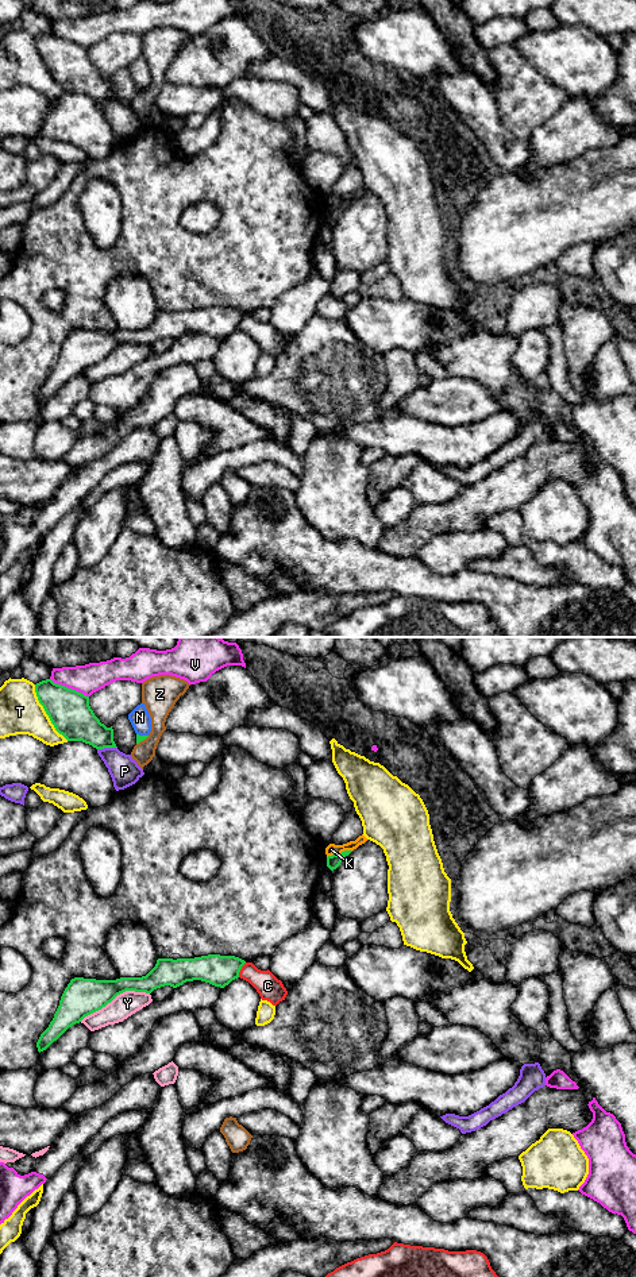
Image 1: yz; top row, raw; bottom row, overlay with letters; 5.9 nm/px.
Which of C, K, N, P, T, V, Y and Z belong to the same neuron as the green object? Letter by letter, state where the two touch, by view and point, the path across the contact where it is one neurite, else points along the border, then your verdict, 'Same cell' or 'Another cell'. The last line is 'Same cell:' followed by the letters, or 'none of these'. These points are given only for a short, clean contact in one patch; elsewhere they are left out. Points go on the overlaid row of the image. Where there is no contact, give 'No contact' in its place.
C: Touches green at yz (241, 968). Boundary: yz (246, 963), (238, 976). Another cell
K: Touches green at yz (340, 853). Boundary: yz (351, 849), (345, 849), (327, 857). Another cell
N: Touches green at yz (142, 736). Another cell
P: Touches green at yz (107, 747). Another cell
T: Touches green at yz (46, 713). Another cell
V: Touches green at yz (69, 689). Another cell
Y: Touches green at yz (114, 998). Another cell
Z: Touches green at yz (142, 740). Another cell
Same cell: none of these

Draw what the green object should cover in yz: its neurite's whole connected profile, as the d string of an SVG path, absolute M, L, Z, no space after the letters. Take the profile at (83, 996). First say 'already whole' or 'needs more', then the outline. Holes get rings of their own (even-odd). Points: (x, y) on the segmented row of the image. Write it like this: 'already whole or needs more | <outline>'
already whole | M208 954L194 958L158 958L155 967L142 977L116 980L74 977L63 991L53 1021L36 1042L38 1052L46 1050L69 1027L101 1010L126 991L151 994L165 985L177 988L193 980L224 988L239 977L244 964L244 960L235 956Z

